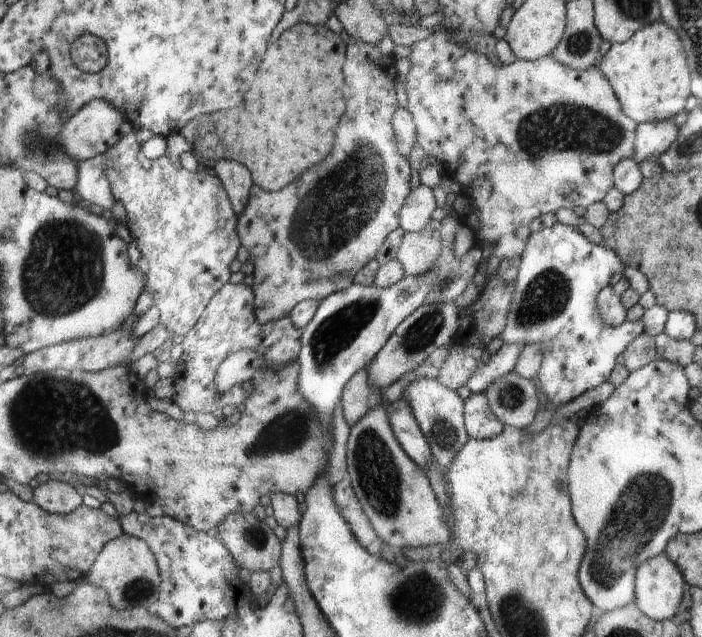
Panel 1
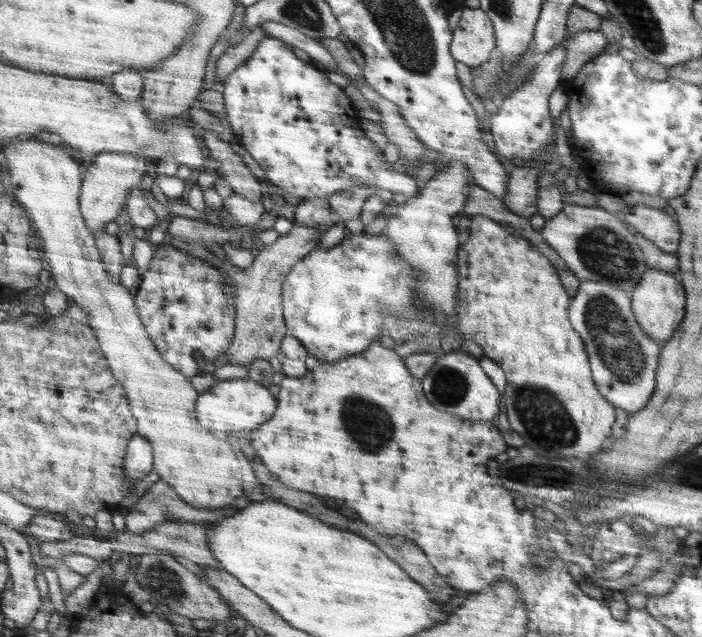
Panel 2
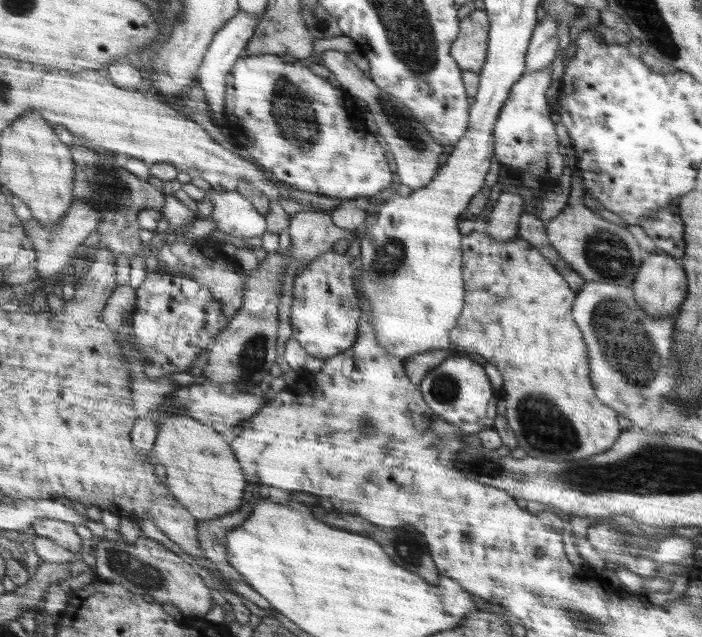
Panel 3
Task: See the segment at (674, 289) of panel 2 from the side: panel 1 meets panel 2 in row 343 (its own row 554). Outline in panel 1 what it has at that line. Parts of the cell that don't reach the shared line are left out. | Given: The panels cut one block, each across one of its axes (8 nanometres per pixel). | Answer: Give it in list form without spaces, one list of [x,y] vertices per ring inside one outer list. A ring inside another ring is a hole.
[[[665,553],[655,556],[652,560],[640,564],[639,570],[636,571],[636,604],[650,620],[672,620],[684,594],[682,584],[683,573],[674,561],[668,560]]]

